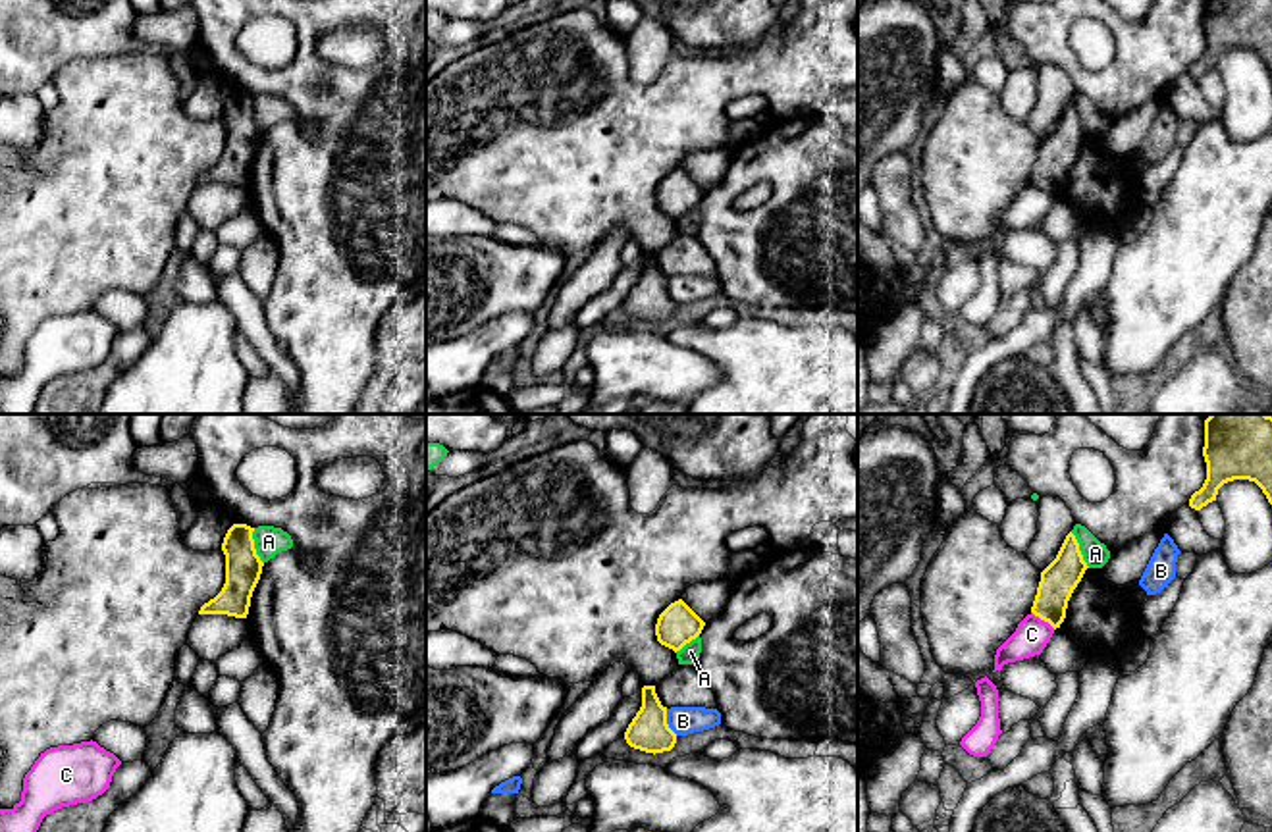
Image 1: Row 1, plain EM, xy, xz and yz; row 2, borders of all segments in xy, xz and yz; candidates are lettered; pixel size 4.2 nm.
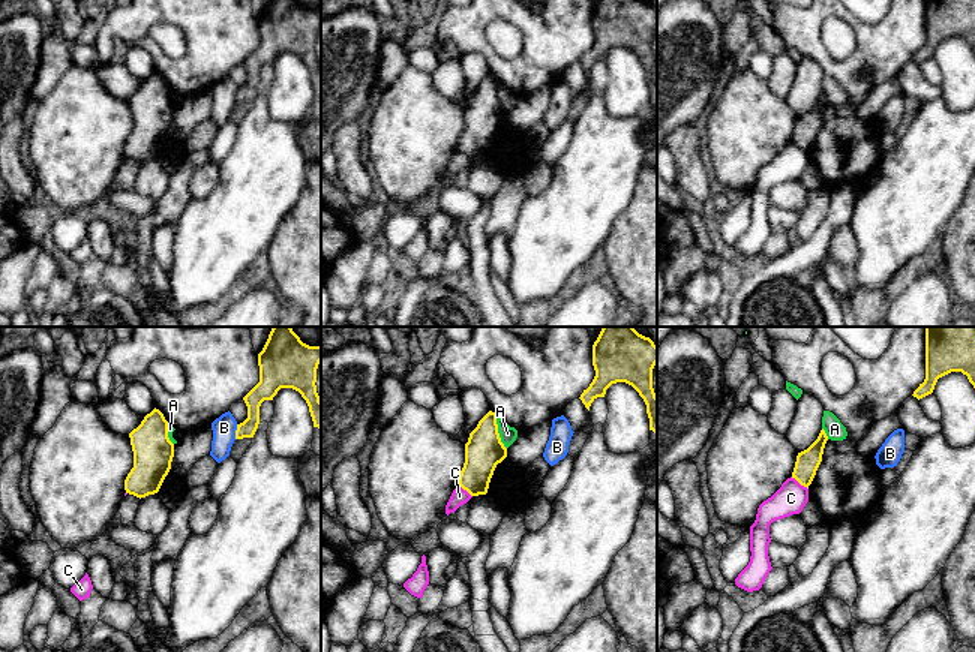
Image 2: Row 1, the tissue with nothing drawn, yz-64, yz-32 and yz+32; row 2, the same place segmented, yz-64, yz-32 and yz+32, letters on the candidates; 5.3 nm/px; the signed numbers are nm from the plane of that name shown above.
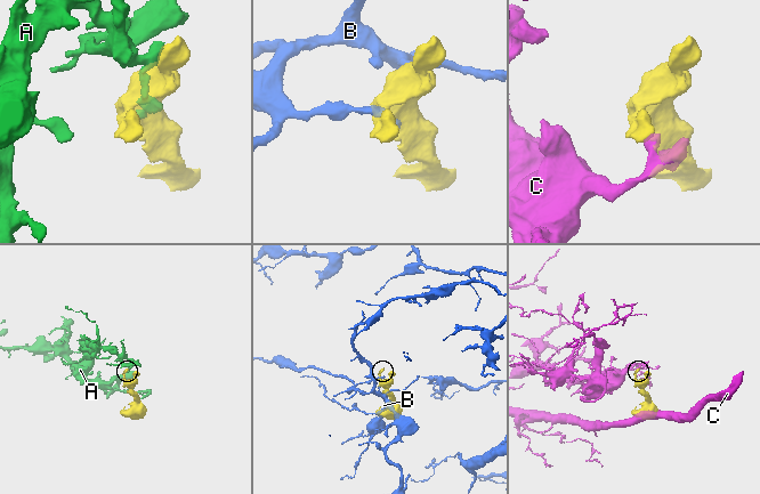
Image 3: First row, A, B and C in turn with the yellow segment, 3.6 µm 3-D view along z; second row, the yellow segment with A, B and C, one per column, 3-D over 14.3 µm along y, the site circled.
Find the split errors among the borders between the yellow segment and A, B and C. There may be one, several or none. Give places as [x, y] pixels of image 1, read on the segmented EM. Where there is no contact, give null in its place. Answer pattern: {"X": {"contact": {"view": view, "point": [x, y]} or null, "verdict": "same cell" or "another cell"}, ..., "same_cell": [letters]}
{"A": {"contact": {"view": "yz", "point": [1078, 549]}, "verdict": "another cell"}, "B": {"contact": {"view": "xz", "point": [665, 723]}, "verdict": "another cell"}, "C": {"contact": {"view": "yz", "point": [1043, 619]}, "verdict": "another cell"}, "same_cell": []}

